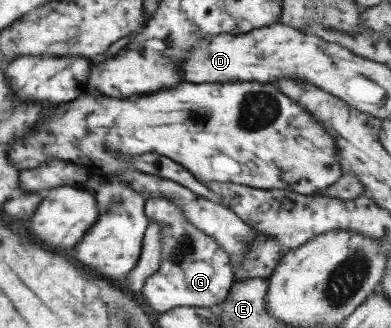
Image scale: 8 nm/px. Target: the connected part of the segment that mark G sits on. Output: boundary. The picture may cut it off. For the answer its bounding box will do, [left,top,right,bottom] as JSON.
[141,198,234,312]

